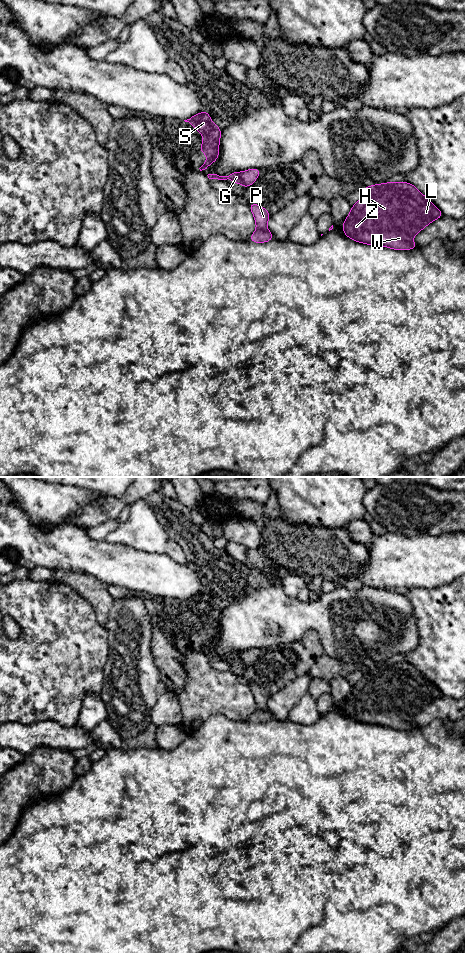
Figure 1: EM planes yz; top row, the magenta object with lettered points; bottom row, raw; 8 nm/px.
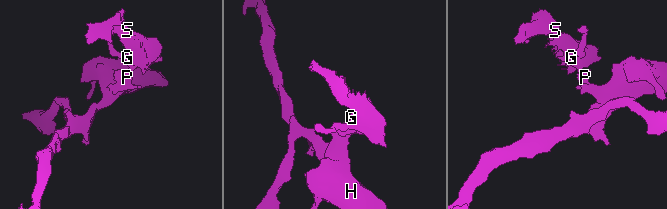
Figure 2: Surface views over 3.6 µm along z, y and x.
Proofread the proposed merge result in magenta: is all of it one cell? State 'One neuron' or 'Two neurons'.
Two neurons

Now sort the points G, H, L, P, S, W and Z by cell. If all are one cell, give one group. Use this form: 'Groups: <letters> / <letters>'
Groups: G P S / H L W Z

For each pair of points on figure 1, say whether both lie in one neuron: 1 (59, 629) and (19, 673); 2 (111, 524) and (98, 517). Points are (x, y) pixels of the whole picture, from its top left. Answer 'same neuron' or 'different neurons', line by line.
1: same neuron
2: different neurons

